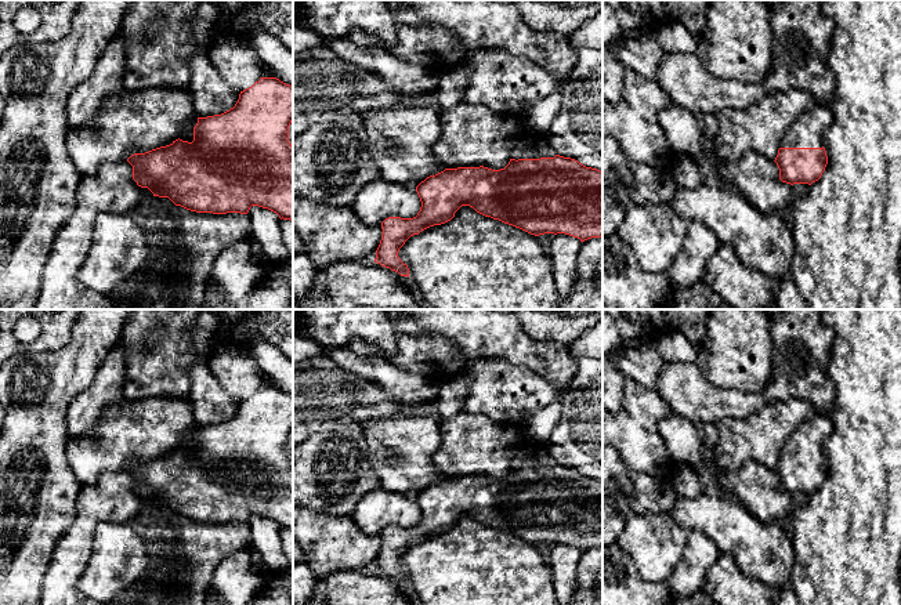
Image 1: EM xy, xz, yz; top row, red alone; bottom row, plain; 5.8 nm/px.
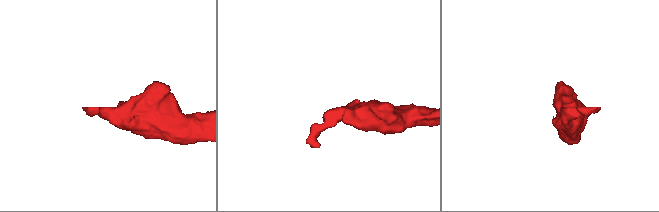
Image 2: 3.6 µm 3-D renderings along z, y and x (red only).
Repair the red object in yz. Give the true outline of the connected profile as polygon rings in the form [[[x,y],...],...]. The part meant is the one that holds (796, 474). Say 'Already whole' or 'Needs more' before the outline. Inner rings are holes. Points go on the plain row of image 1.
Needs more. [[[818,413],[793,430],[774,470],[782,492],[811,494],[821,488],[828,474],[824,445],[832,428],[829,416]]]

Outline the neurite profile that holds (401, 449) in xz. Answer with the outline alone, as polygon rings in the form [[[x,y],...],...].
[[[428,416],[374,419],[365,424],[365,436],[370,465],[383,489],[416,497],[427,486],[445,479],[433,461],[442,443],[439,420]]]

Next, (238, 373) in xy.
[[[214,349],[206,365],[222,390],[238,401],[252,396],[264,387],[257,362],[245,351]]]

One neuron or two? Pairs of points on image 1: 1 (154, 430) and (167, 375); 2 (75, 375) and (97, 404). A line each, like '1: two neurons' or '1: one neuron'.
1: two neurons
2: two neurons

